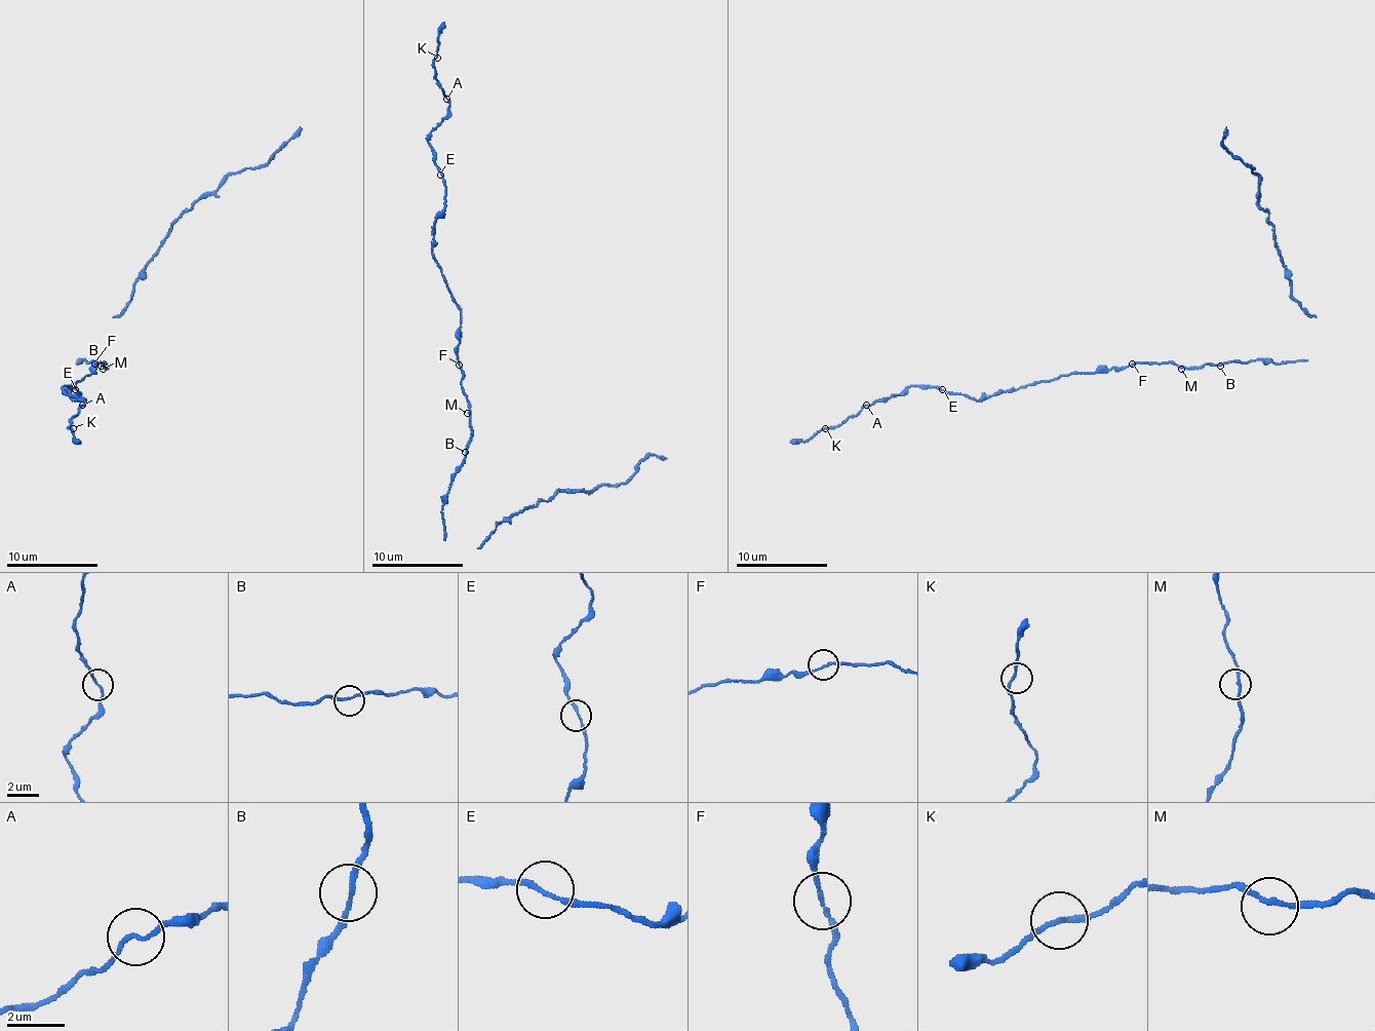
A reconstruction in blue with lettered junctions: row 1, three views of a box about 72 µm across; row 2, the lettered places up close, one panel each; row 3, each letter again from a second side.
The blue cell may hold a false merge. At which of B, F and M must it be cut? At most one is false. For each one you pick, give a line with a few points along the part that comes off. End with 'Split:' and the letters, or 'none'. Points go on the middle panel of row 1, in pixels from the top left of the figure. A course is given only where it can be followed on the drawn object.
Split: none

